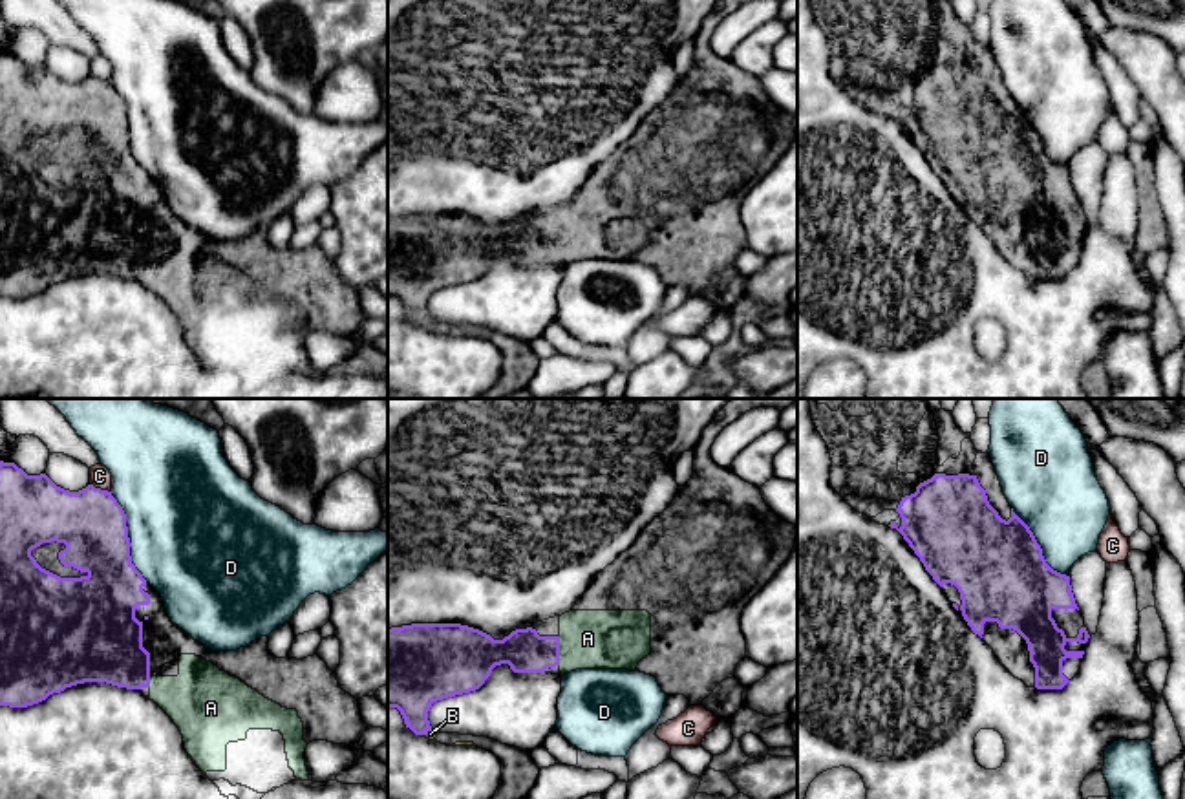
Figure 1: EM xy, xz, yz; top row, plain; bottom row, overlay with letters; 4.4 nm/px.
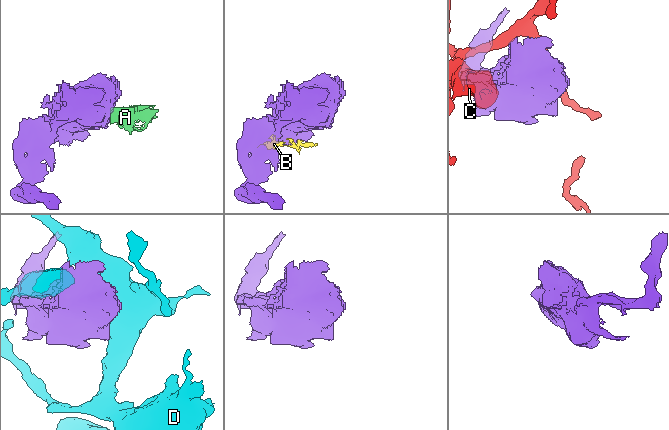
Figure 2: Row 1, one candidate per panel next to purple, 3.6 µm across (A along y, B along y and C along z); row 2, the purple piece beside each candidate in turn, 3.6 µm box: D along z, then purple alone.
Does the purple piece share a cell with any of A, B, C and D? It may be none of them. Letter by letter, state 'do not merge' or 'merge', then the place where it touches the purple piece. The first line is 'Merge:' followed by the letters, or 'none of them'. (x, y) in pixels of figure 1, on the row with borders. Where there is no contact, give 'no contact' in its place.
Merge: A, B
A: merge; meets purple in xz at (558, 651)
B: merge; meets purple in xz at (427, 730)
C: do not merge; meets purple in xy at (99, 489)
D: do not merge; meets purple in xy at (128, 538)

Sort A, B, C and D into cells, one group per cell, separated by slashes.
A B / C / D

